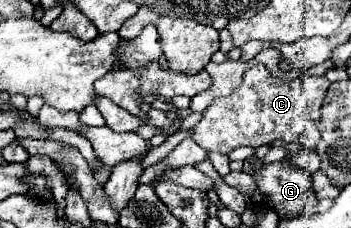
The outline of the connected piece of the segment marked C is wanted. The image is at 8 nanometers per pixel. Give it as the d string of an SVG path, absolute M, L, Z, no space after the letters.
M253 65L241 85L227 97L217 97L205 111L203 119L191 127L191 139L205 151L229 155L237 147L261 147L275 141L297 143L315 151L319 143L319 109L323 105L329 81L325 75L303 75L291 81L271 75L265 65Z

